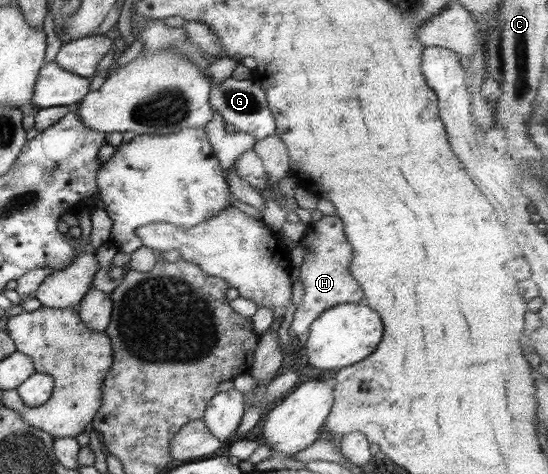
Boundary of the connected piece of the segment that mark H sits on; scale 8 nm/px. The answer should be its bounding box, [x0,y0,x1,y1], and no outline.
[289,215,363,347]

